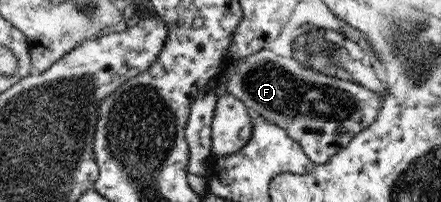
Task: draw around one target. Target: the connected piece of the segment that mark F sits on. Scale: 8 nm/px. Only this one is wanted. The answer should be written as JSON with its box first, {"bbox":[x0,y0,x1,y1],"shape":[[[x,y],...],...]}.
{"bbox":[224,47,383,166],"shape":[[[268,47],[245,56],[236,66],[227,70],[224,84],[225,92],[243,101],[251,115],[263,116],[268,122],[283,128],[292,140],[298,141],[300,148],[314,166],[327,162],[332,155],[346,147],[355,135],[371,126],[383,106],[383,97],[362,85],[348,82],[342,77],[324,76],[319,72],[304,68],[293,57],[278,56]]]}

